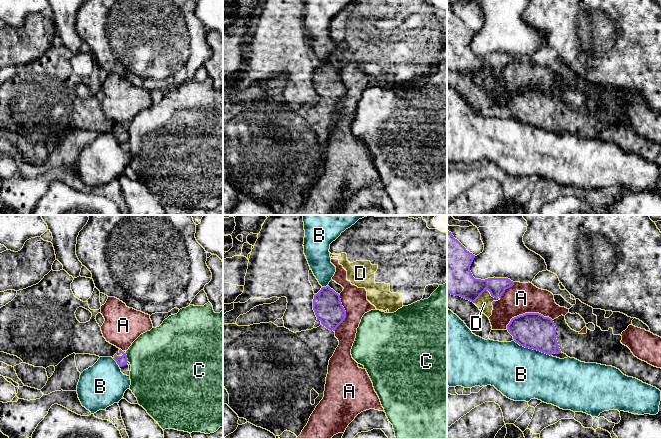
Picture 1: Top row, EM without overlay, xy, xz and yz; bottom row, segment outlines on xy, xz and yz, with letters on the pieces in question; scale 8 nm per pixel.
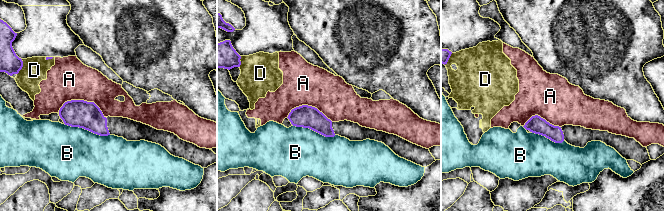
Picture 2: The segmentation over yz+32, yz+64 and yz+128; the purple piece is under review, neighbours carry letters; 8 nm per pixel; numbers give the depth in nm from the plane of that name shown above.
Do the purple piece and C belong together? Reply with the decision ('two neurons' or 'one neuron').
two neurons

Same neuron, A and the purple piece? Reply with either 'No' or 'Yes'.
No

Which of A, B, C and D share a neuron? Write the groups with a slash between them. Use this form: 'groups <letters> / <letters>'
groups A D / B / C

